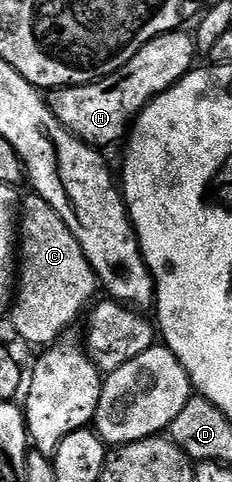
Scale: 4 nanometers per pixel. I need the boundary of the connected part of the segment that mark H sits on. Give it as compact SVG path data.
M181 29L154 37L154 41L142 45L142 49L138 49L138 53L134 53L132 60L126 65L122 65L122 69L118 69L94 83L53 90L50 95L52 112L62 121L64 127L75 133L81 141L90 143L97 149L105 149L104 147L118 142L120 138L121 142L129 134L136 116L148 106L151 99L161 95L163 91L170 90L183 75L193 70L195 63L192 62L198 59L196 40L189 32L188 35L186 32L187 30Z

